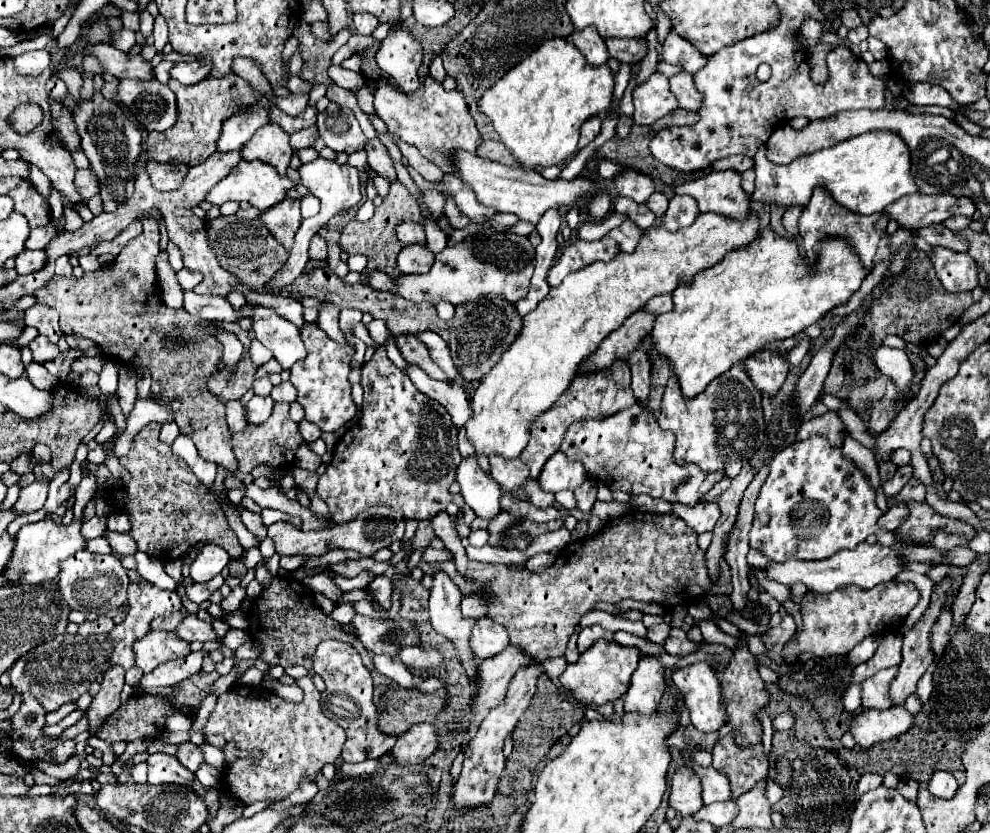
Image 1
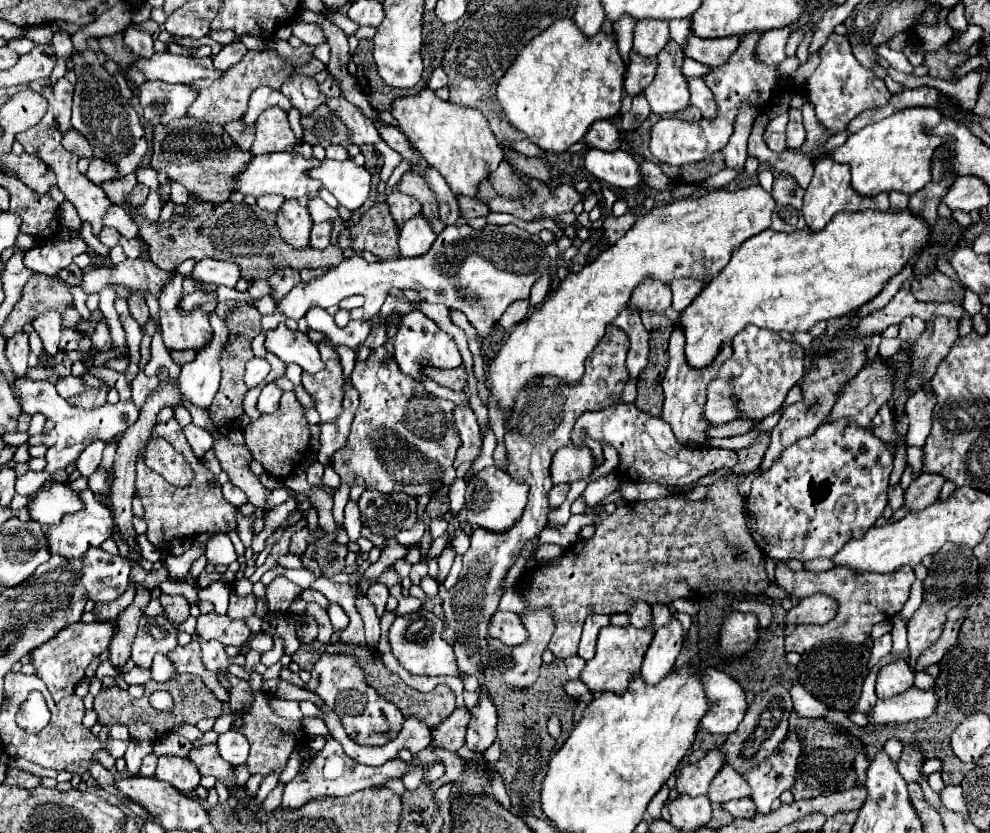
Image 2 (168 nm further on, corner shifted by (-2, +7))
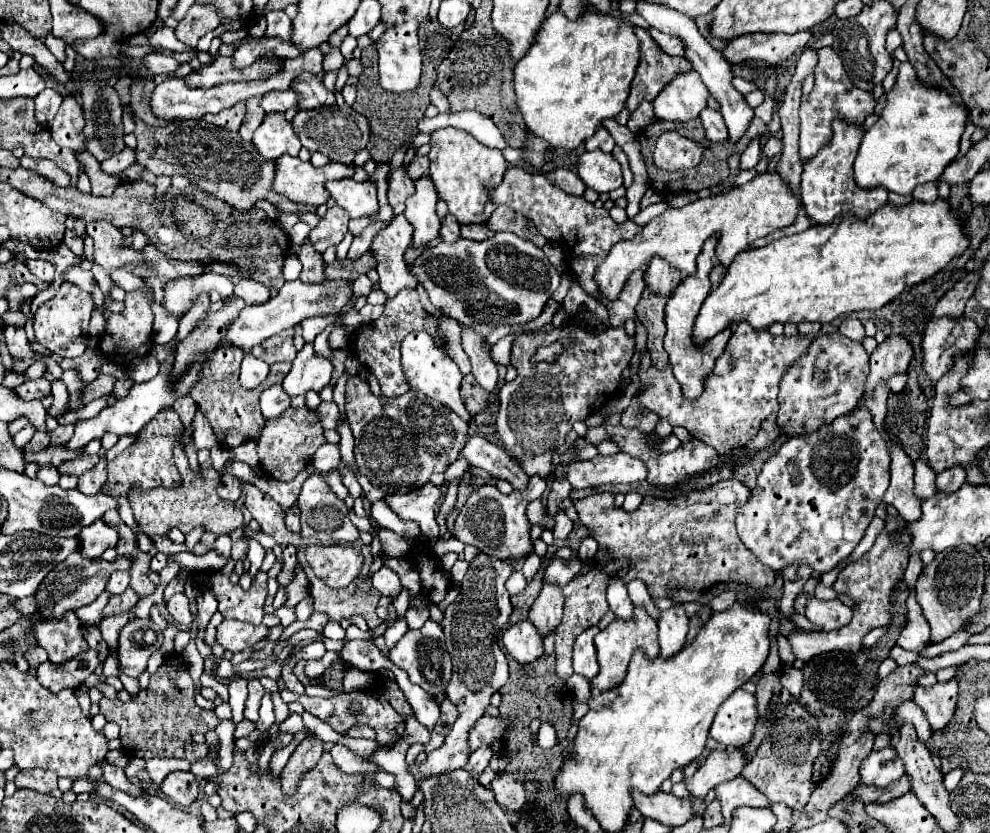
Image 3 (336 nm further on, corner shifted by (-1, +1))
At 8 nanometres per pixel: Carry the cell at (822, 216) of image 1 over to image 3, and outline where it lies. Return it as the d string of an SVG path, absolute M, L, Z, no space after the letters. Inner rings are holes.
M841 119L833 123L833 139L825 145L815 157L811 157L803 165L801 177L801 199L807 211L807 217L815 225L829 225L837 215L851 213L855 217L869 217L879 207L887 203L887 191L883 187L875 189L859 189L853 179L853 161L857 157L857 149L863 137L861 125L847 125Z

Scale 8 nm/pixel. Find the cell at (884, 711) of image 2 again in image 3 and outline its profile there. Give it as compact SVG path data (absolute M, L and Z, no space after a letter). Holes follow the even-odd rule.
M951 679L947 683L935 683L933 687L917 687L913 701L921 711L925 711L933 731L943 729L955 711L957 681Z

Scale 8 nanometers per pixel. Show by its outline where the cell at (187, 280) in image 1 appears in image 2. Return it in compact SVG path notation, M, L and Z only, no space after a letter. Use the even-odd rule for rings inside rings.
M202 259L196 263L194 277L200 277L202 281L212 281L216 285L226 285L226 287L236 287L240 281L240 267L232 261L216 261L216 259Z

